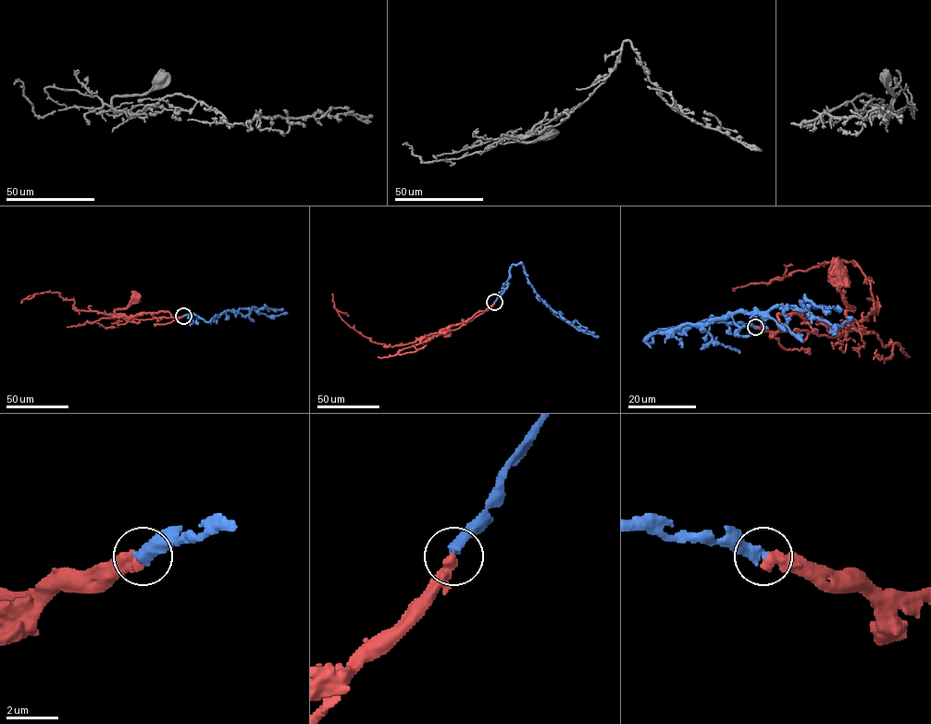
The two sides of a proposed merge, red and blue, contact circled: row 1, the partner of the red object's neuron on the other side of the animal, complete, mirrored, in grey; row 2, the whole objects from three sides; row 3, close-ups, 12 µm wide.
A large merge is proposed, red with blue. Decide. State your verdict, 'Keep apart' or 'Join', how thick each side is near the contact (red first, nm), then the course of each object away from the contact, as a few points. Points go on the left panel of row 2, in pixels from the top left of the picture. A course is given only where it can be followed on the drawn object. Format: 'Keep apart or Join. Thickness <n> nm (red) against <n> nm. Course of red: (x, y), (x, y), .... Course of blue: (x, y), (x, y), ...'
Join. Thickness 440 nm (red) against 400 nm. Course of red: (183, 316), (139, 319), (128, 318), (115, 312), (126, 307), (134, 297). Course of blue: (183, 316), (194, 314), (208, 322), (216, 315), (240, 308), (254, 310), (267, 317), (287, 313)

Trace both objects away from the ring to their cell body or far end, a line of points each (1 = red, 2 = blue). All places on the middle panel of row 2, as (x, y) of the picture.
1: (494, 302), (458, 329), (426, 335), (430, 338), (445, 331)
2: (494, 302), (509, 277), (510, 268), (521, 262), (534, 292), (551, 310), (578, 330), (598, 337)

